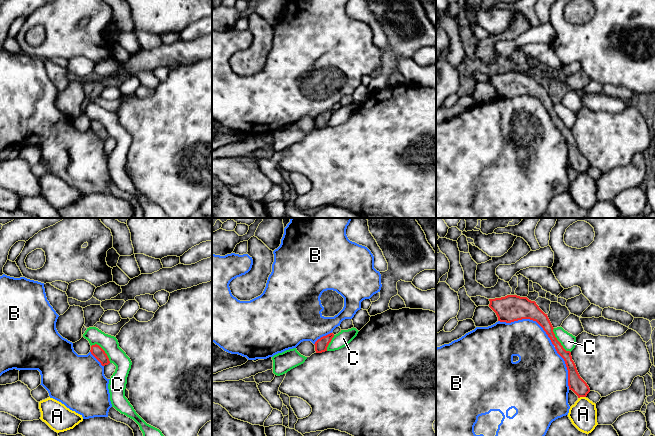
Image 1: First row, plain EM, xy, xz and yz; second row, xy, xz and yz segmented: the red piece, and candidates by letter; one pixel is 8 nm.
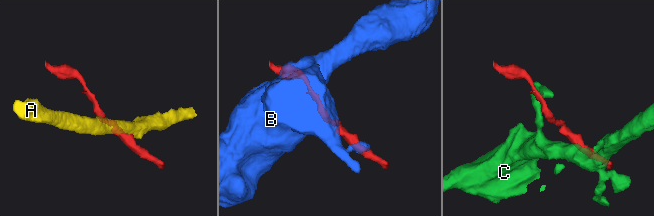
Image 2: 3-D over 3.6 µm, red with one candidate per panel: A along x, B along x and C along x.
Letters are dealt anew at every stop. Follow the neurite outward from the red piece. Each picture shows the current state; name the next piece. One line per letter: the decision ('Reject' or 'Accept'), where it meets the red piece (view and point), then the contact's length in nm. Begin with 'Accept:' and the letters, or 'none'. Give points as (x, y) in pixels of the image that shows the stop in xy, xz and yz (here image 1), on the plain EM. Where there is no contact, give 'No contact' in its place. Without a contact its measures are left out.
Accept: none
A: Reject. Touches red at yz (581, 172). Shared border 70 nm
B: Reject. Touches red at yz (529, 94). Shared border 500 nm
C: Reject. Touches red at yz (558, 117). Shared border 240 nm

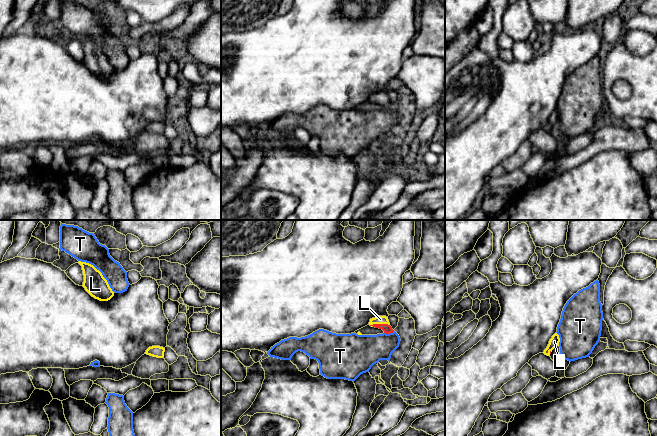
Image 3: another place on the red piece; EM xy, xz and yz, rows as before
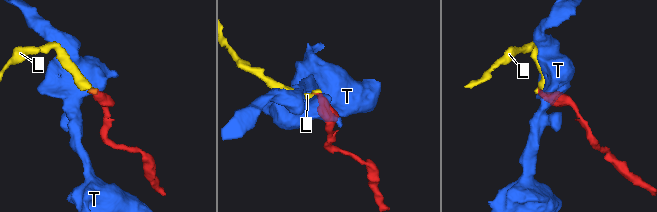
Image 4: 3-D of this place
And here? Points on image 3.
Accept: L
L: Accept. Touches red at xz (380, 100). Shared border 160 nm
T: Reject. Touches red at xz (389, 108). Shared border 90 nm

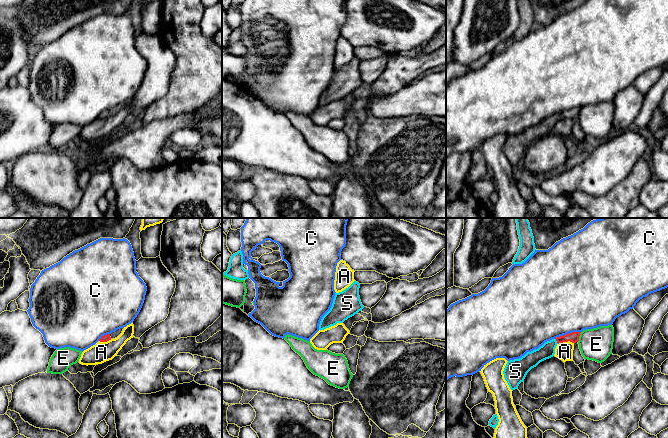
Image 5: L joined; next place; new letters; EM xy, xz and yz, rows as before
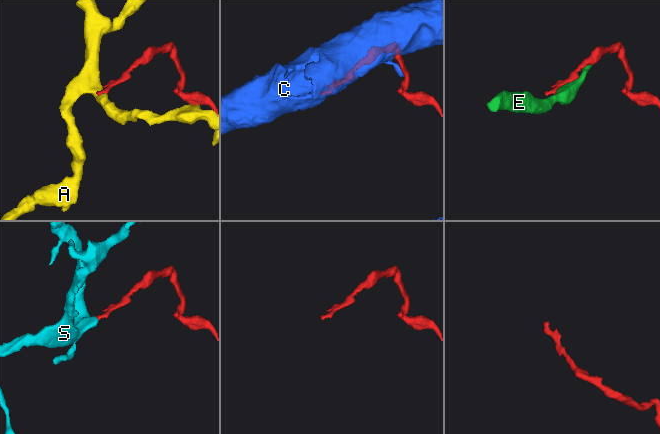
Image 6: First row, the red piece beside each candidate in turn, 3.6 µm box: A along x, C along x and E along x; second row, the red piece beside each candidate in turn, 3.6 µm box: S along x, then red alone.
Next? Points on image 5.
Accept: S
A: Reject. Touches red at yz (565, 117). Shared border 130 nm
C: Reject. Touches red at yz (567, 110). Shared border 220 nm
E: Reject. Touches red at yz (578, 113). Shared border 90 nm
S: Accept. Touches red at yz (556, 116). Shared border 50 nm

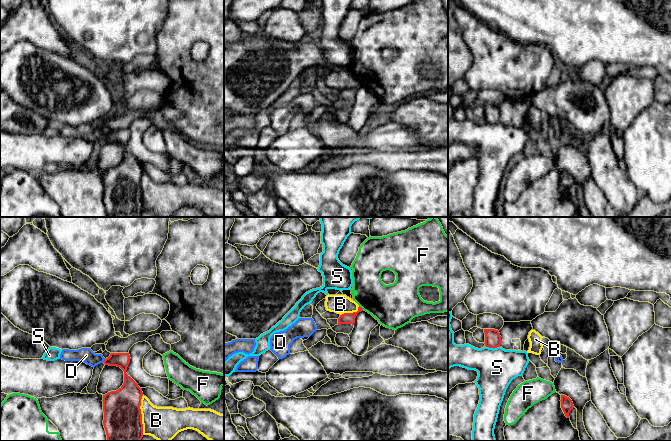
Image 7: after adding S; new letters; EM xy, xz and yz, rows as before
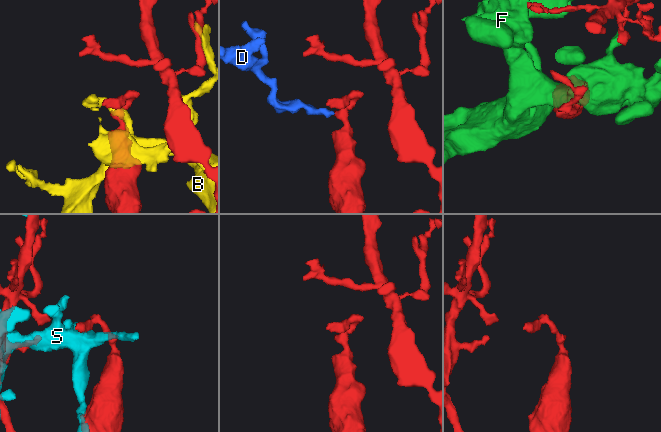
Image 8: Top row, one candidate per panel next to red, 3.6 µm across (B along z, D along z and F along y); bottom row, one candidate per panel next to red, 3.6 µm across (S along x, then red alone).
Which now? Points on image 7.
Accept: D
B: Reject. Touches red at xy (141, 191). Shared border 320 nm
D: Accept. Touches red at xy (104, 137). Shared border 40 nm
F: Reject. Touches red at xz (360, 83). Shared border 50 nm
S: Reject. Touches red at yz (492, 123). Shared border 120 nm

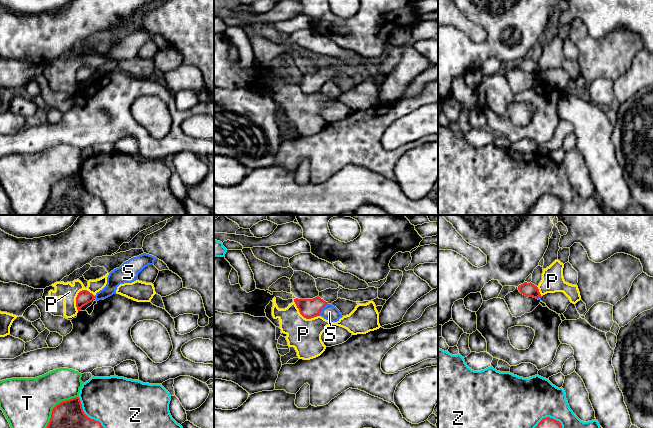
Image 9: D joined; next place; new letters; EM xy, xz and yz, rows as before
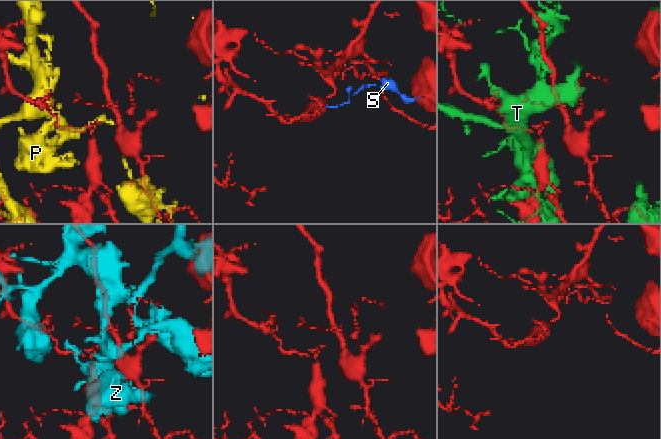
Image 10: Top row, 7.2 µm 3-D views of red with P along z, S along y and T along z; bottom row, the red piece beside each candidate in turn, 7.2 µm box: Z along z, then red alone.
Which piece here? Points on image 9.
Accept: none
P: Reject. Touches red at xy (76, 74). Shared border 200 nm
S: Reject. Touches red at xz (322, 84). Shared border 120 nm
T: Reject. Touches red at xy (52, 187). Shared border 480 nm
Z: Reject. Touches red at xy (92, 195). Shared border 400 nm

